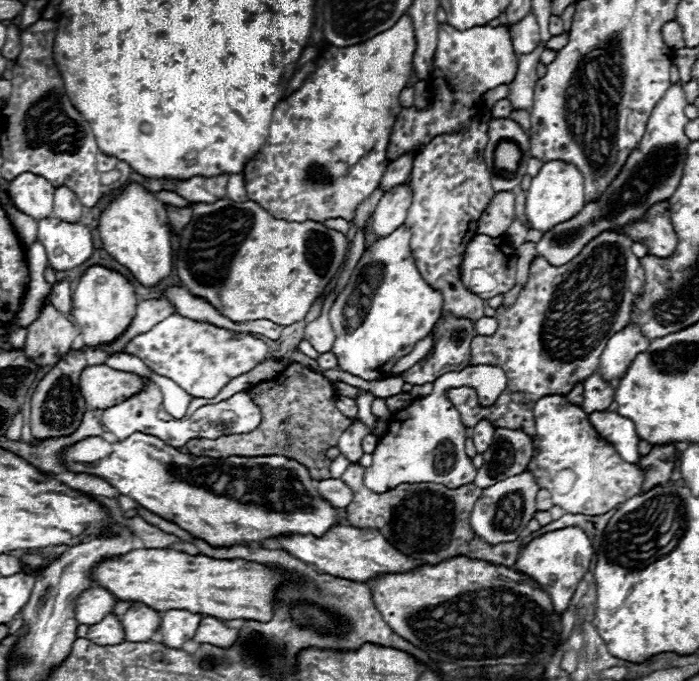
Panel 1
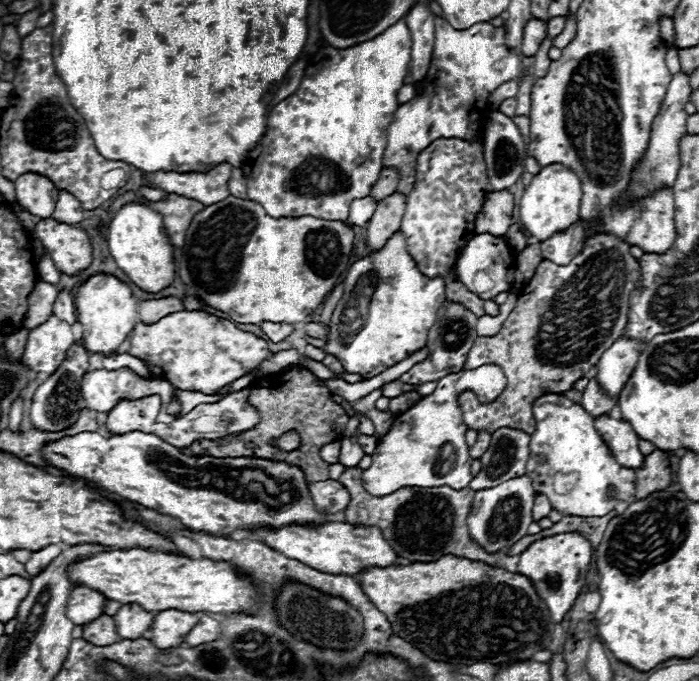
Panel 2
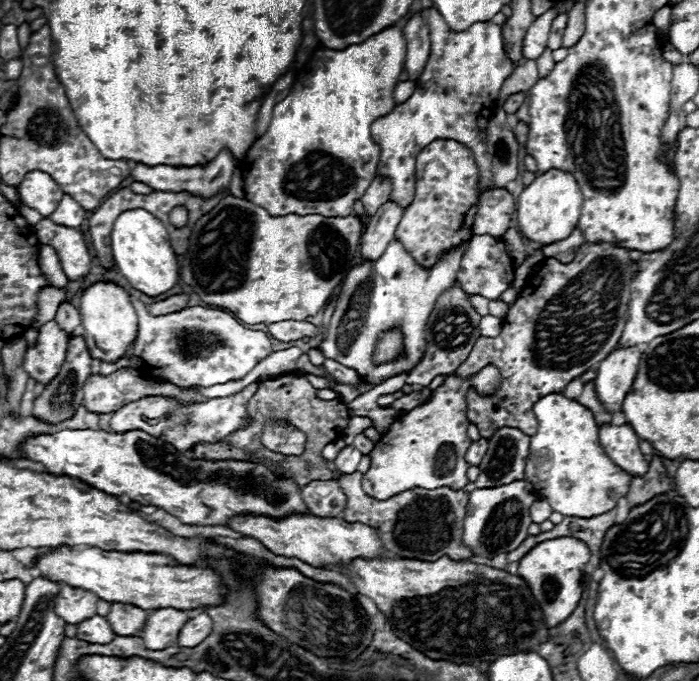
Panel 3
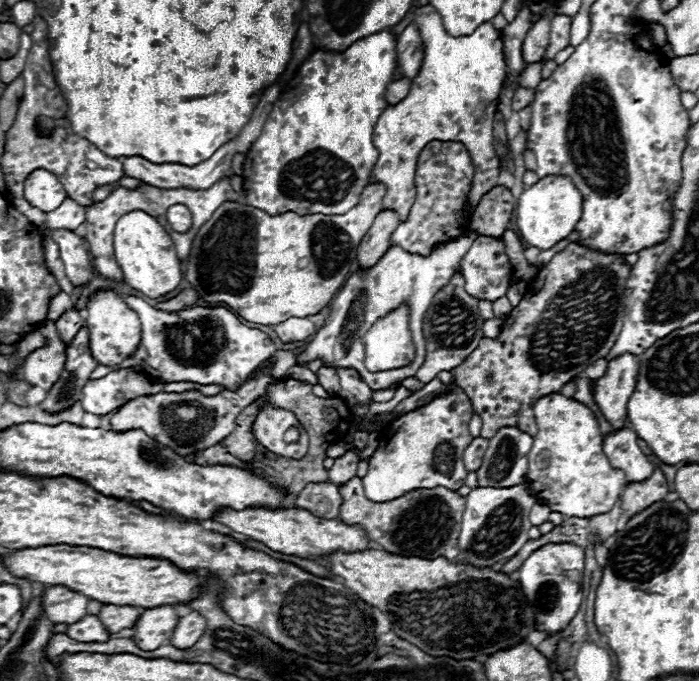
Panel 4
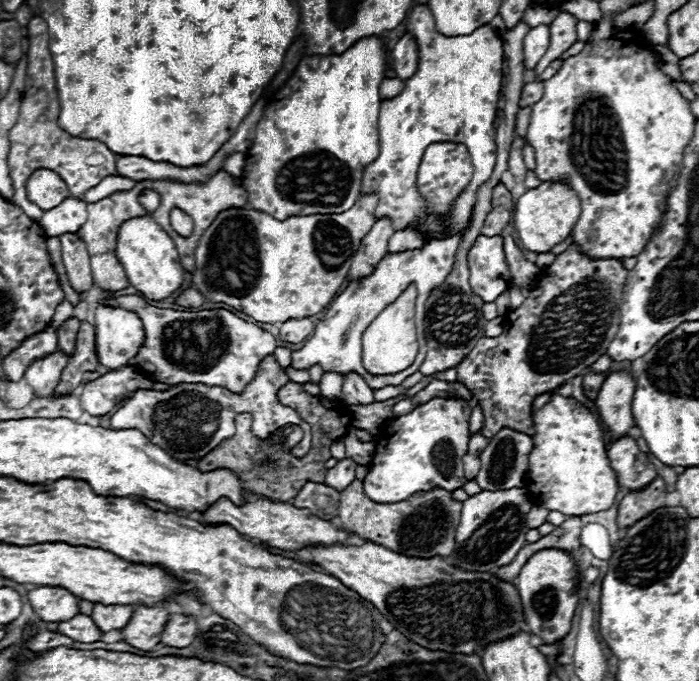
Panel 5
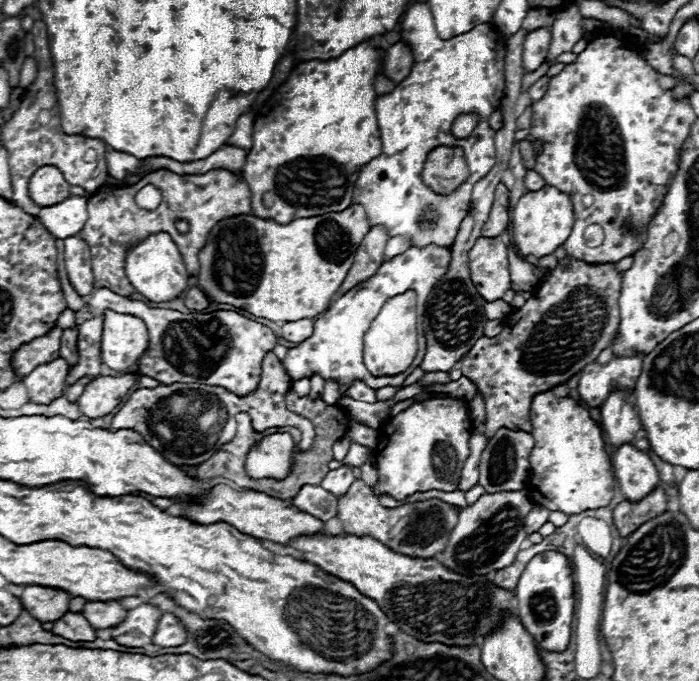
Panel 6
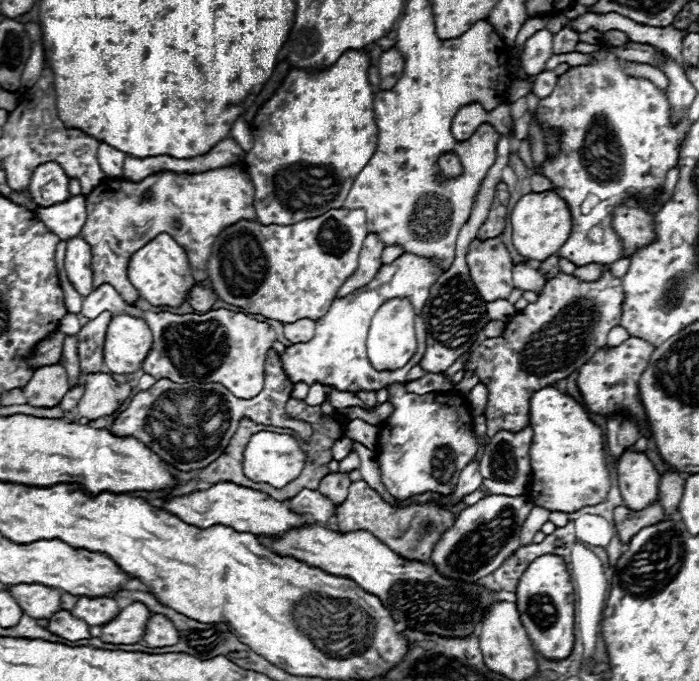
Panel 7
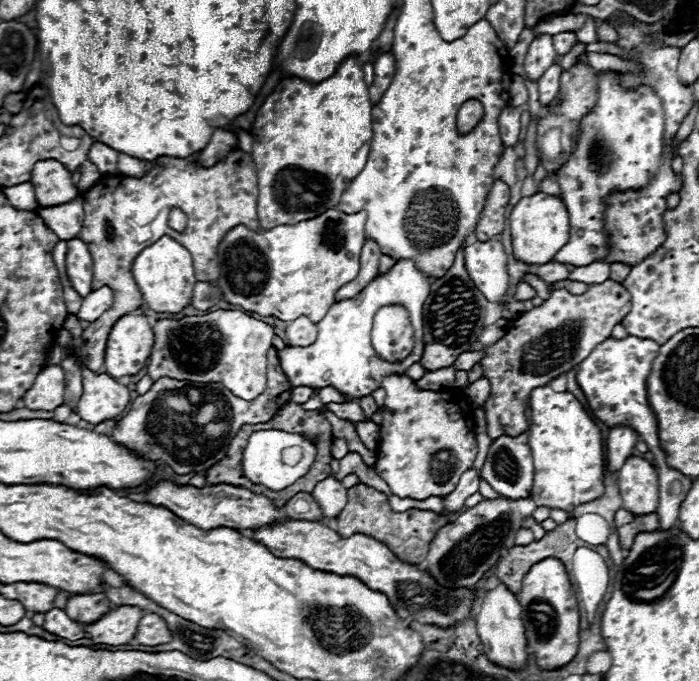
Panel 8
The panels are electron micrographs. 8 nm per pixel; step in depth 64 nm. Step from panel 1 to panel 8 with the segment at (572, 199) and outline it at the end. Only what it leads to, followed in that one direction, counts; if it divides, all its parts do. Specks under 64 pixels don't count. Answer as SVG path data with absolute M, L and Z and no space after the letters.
M544 192L526 196L514 206L510 214L510 232L512 232L512 250L516 260L526 264L546 264L568 242L568 234L570 234L568 210L564 202L556 196Z

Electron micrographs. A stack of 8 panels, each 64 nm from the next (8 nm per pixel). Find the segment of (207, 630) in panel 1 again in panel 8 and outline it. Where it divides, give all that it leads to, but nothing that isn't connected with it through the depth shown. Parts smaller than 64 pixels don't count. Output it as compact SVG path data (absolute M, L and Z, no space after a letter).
M144 614L140 618L140 624L138 624L138 630L132 638L132 644L156 646L156 644L166 644L170 640L172 640L172 634L162 618L156 614Z

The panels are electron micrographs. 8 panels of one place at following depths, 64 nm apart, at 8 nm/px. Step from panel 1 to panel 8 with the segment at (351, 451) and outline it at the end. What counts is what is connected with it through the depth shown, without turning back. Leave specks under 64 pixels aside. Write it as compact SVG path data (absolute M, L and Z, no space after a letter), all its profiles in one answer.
M332 476L318 482L316 488L312 490L312 496L320 504L322 514L324 514L326 520L336 518L346 504L346 488L342 486L340 480L336 480Z

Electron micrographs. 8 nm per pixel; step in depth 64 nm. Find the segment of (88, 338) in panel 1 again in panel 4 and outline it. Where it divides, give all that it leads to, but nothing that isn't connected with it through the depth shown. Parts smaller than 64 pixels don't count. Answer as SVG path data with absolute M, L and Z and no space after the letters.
M110 290L98 292L96 296L92 296L86 308L88 308L86 324L90 328L90 350L96 362L104 366L116 366L126 358L130 358L136 352L142 336L138 314L130 310L116 292L110 292Z

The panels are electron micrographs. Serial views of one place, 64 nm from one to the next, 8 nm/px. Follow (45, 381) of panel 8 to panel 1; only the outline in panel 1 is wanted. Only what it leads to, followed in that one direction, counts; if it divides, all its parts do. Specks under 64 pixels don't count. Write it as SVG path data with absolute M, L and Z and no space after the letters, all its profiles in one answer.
M48 302L40 310L40 316L28 326L24 354L40 368L52 368L70 350L74 338L74 324Z

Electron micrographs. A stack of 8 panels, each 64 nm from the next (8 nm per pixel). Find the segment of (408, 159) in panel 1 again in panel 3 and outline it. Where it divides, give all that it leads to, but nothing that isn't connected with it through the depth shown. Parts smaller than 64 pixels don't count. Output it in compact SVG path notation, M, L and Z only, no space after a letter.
M376 178L372 186L368 186L364 198L360 198L368 214L364 220L356 214L348 214L348 218L324 218L320 214L270 216L264 208L248 200L226 196L210 214L202 216L196 222L196 228L190 236L188 252L180 260L180 278L206 304L228 310L234 318L238 318L244 324L274 324L282 320L304 320L308 316L314 316L322 310L322 306L326 306L326 302L332 298L332 294L346 278L346 272L356 262L356 248L360 236L368 226L368 220L376 214L376 210L384 202L388 202L390 190L390 180L382 178Z

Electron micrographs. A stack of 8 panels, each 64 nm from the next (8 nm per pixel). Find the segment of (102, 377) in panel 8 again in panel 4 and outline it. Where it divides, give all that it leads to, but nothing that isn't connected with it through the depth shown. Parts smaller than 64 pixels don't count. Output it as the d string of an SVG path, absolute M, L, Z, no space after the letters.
M122 368L98 380L88 380L82 390L82 408L90 414L104 416L128 400L146 394L158 394L160 382L144 376L136 368Z

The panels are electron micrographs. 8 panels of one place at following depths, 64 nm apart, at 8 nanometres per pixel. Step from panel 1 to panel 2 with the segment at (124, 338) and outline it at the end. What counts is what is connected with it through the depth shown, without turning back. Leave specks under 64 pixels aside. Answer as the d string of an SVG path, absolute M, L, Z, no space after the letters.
M174 296L160 298L160 300L146 300L146 302L138 304L138 318L144 322L156 322L166 314L180 312L182 308L184 308L182 300L174 298Z

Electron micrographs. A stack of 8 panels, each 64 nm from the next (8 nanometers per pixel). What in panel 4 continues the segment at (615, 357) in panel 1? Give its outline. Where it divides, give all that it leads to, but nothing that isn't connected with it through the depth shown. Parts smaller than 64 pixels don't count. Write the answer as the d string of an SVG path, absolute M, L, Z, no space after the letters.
M624 354L620 358L610 360L606 374L596 380L594 402L614 430L624 428L624 422L628 418L626 404L636 388L636 378L638 378L636 356Z

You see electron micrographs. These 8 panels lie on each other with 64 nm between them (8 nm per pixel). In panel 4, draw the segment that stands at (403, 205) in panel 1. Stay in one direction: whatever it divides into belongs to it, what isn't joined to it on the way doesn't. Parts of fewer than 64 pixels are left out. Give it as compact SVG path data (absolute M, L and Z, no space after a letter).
M382 210L372 228L368 230L368 234L362 238L360 246L358 246L358 268L372 268L390 248L390 236L392 232L398 228L398 214L392 210Z

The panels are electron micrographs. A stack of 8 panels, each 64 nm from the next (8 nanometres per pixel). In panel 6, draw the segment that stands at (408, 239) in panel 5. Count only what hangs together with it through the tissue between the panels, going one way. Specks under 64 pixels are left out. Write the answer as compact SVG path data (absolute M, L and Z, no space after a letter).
M400 236L390 238L390 240L388 240L388 246L386 246L386 250L384 250L384 258L390 260L390 258L402 254L402 252L408 250L408 248L410 248L410 242L408 242L406 238L400 238Z

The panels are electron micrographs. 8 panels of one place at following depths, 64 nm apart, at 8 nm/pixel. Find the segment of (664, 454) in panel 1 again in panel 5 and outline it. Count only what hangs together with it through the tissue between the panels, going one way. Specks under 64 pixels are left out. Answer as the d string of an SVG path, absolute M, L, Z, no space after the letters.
M660 476L644 490L628 492L618 506L618 516L616 516L618 526L628 528L628 526L636 524L640 518L648 516L652 510L666 506L664 498L666 498L666 484Z

